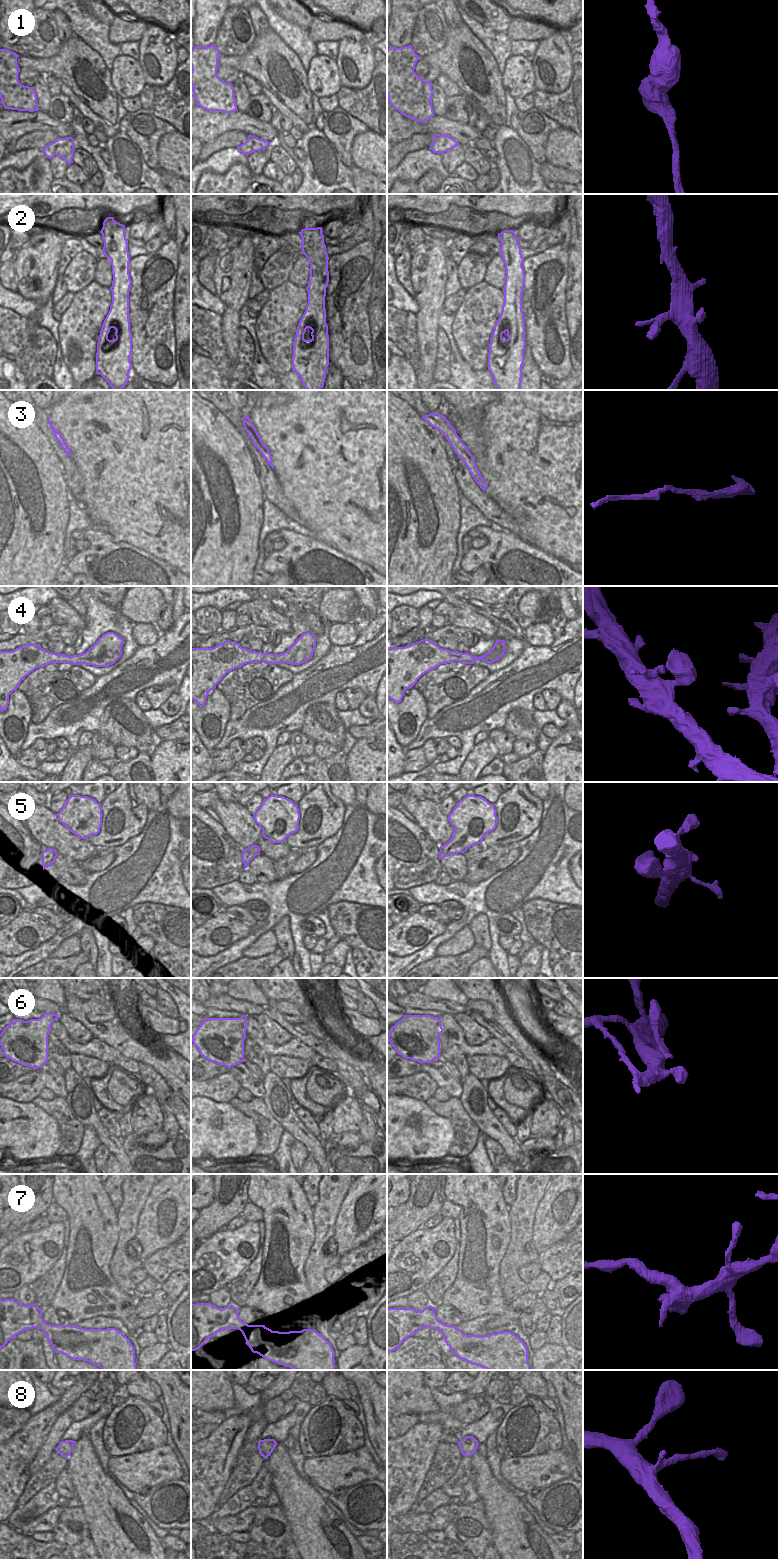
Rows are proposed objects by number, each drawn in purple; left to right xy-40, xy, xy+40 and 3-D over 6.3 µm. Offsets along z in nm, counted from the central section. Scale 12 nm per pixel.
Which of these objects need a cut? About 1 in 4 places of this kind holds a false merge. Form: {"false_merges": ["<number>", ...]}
{"false_merges": []}

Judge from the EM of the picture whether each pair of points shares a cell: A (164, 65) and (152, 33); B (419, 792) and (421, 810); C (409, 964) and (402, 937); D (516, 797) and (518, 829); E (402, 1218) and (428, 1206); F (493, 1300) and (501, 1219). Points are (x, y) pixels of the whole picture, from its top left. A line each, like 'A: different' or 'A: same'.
A: same
B: different
C: different
D: same
E: same
F: same

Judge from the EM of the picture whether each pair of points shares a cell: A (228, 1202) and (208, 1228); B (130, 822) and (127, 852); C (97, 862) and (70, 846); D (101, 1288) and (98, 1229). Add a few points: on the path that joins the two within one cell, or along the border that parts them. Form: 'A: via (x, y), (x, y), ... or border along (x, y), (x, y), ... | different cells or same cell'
A: via (223, 1208), (210, 1222) | same cell
B: border along (145, 823), (136, 835), (122, 844), (106, 848) | different cells
C: border along (99, 850), (96, 855), (79, 863) | different cells
D: via (109, 1279), (98, 1265), (98, 1245) | same cell

